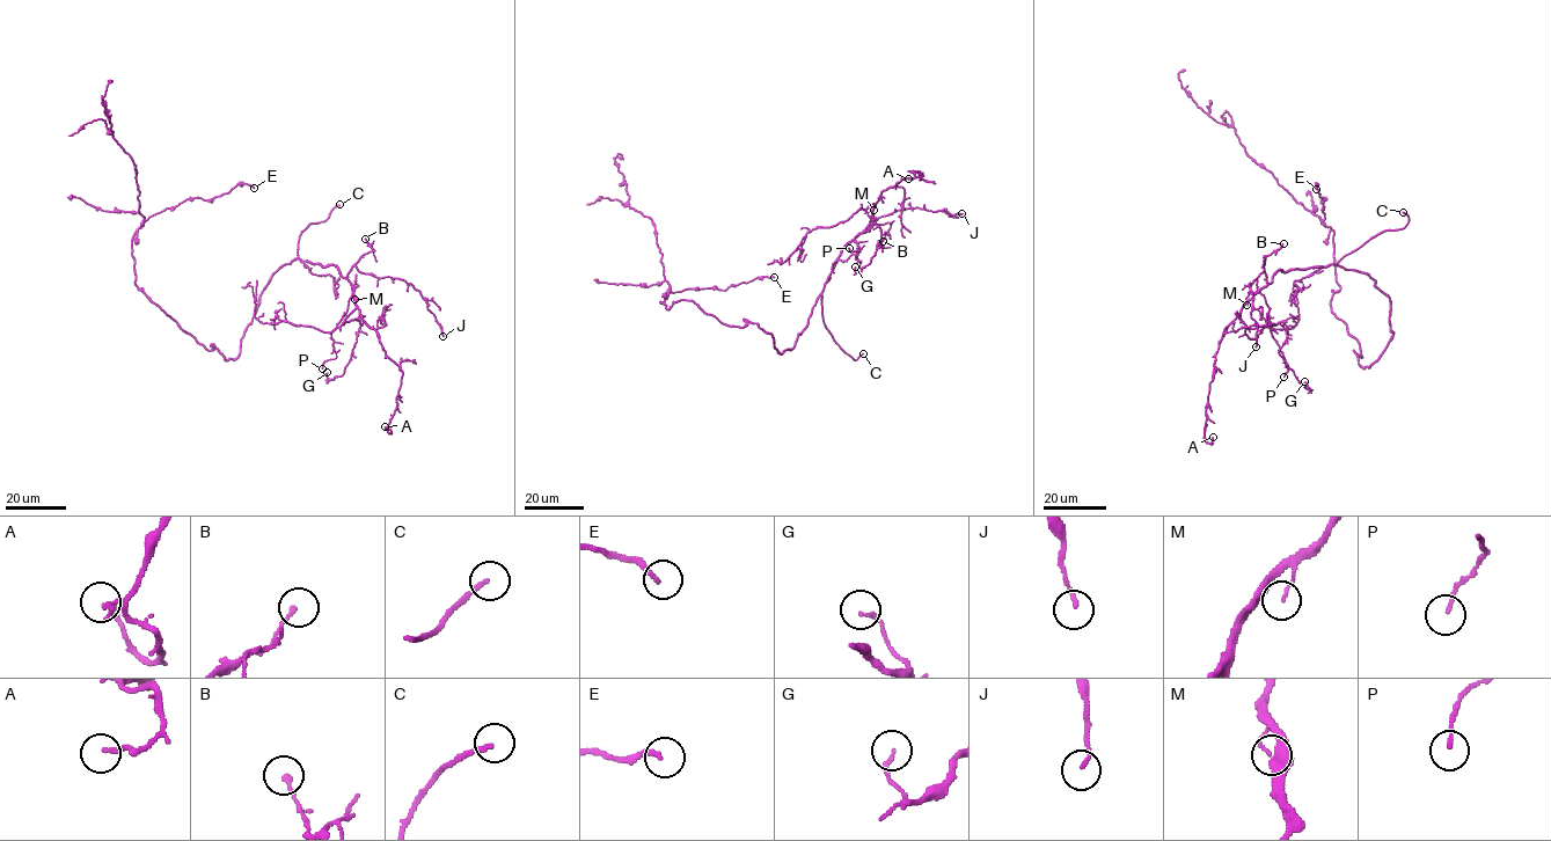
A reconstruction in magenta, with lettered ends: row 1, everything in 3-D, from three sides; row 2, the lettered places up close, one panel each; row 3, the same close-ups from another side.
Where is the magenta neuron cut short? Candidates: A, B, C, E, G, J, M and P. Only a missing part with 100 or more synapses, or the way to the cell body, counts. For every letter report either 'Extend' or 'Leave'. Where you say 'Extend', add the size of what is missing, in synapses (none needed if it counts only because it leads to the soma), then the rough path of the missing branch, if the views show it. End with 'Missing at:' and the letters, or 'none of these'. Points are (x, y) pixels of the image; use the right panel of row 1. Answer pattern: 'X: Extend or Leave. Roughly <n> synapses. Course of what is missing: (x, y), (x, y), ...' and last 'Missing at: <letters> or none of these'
A: Leave
B: Leave
C: Extend. Course of what is missing: (1403, 212), (1375, 203), (1363, 188)
E: Leave
G: Leave
J: Leave
M: Leave
P: Leave
Missing at: C

